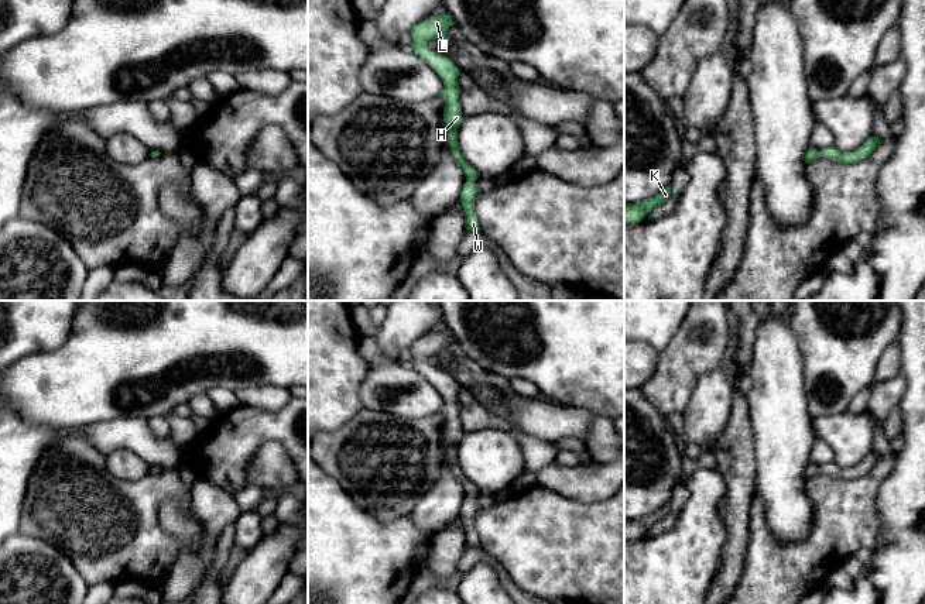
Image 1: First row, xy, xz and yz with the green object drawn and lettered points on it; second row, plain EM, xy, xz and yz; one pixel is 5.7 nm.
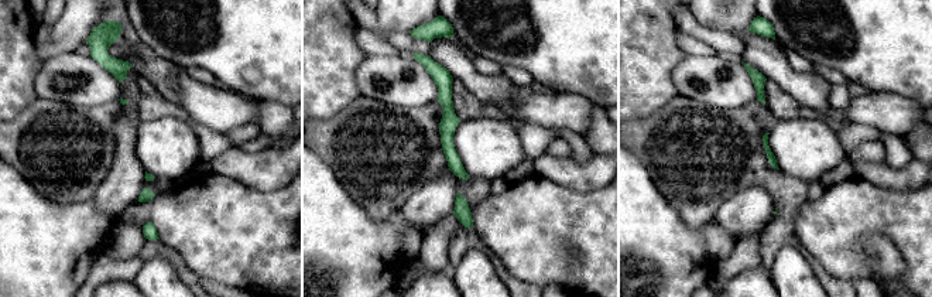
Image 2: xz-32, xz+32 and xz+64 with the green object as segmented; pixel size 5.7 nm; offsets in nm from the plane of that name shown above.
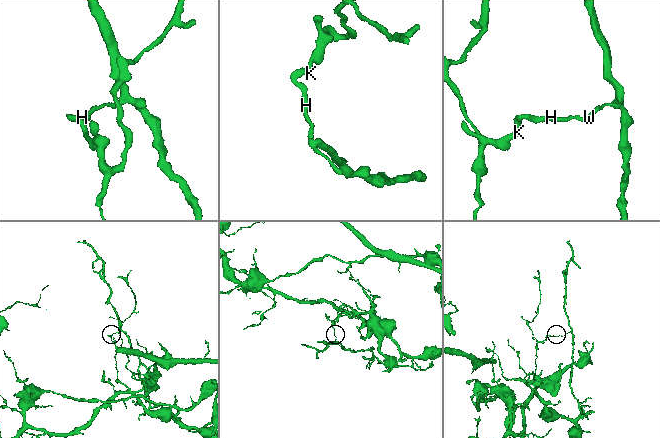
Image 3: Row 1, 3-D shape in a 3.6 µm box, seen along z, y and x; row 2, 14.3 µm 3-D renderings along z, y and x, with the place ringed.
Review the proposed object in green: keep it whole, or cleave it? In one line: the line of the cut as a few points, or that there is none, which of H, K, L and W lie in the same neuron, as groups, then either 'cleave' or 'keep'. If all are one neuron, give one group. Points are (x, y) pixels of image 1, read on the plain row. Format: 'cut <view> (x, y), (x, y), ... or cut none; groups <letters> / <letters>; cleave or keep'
cut xz (466, 496), (473, 497); groups H K L / W; cleave

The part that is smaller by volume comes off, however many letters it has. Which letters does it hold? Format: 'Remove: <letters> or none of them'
Remove: W

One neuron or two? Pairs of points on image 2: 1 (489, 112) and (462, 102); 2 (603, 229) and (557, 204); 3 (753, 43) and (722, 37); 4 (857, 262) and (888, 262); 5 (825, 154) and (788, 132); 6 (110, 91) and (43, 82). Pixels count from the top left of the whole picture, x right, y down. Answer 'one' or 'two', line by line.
1: one
2: one
3: two
4: two
5: one
6: one

